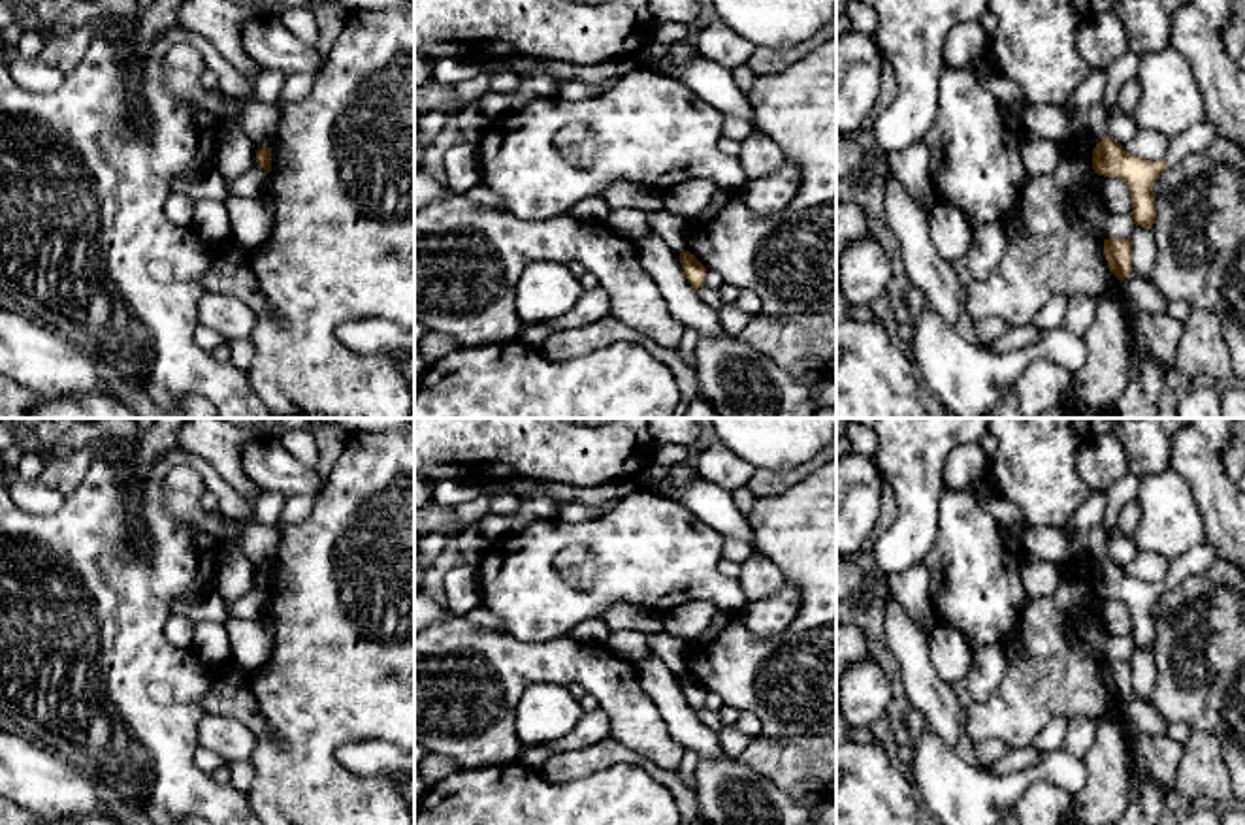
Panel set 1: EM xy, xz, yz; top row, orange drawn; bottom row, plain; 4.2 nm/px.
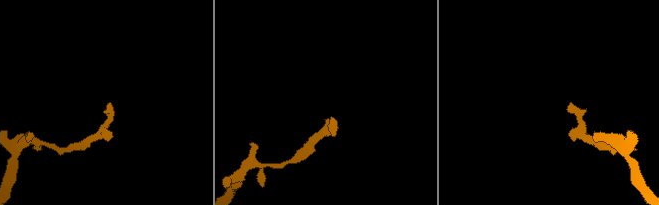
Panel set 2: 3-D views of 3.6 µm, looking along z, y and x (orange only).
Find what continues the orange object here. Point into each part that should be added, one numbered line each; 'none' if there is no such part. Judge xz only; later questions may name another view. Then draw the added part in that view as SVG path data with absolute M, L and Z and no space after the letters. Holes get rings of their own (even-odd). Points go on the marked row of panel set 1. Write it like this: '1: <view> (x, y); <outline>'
none

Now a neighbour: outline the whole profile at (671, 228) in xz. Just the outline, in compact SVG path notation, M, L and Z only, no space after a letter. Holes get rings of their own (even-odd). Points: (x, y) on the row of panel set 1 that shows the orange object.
M665 209L650 213L650 230L678 254L687 251L687 220Z

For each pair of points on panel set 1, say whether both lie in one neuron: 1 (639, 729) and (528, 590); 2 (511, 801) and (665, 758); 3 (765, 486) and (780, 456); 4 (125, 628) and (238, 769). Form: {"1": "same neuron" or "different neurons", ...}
{"1": "different neurons", "2": "different neurons", "3": "different neurons", "4": "different neurons"}

